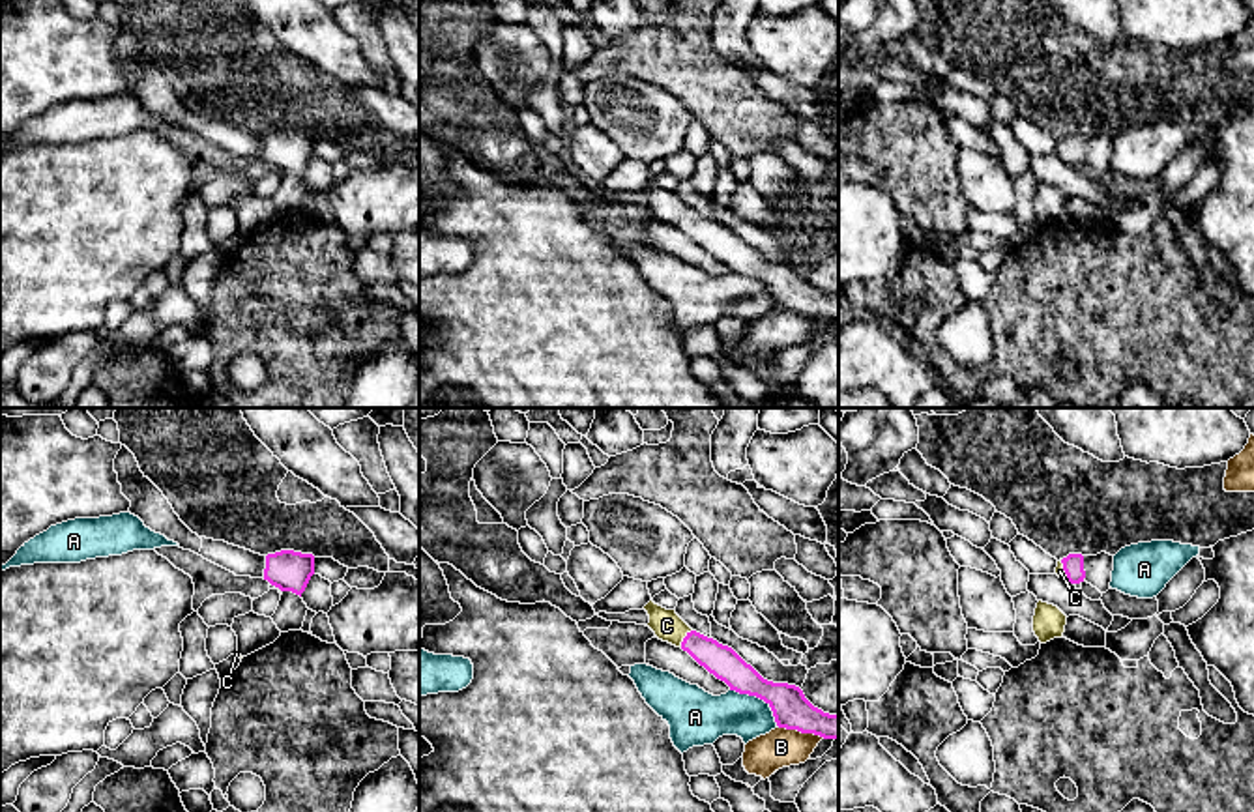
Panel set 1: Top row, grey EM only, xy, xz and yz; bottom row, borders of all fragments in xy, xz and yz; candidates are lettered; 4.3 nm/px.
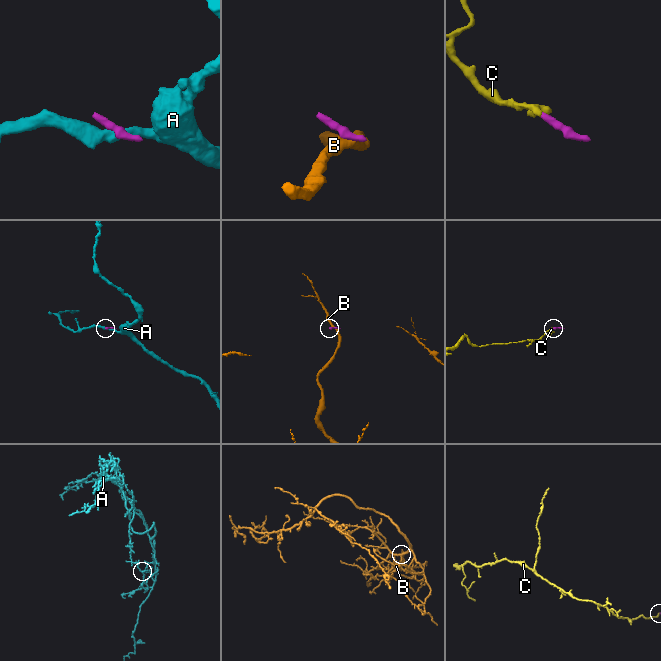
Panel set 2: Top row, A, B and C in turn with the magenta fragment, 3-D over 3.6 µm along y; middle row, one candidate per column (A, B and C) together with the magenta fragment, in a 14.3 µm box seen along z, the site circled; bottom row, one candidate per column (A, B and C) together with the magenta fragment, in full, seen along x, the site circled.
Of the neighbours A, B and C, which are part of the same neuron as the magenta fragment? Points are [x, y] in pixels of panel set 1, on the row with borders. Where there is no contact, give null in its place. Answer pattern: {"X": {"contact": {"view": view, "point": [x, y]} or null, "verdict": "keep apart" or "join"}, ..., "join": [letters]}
{"A": {"contact": {"view": "xz", "point": [760, 698]}, "verdict": "keep apart"}, "B": {"contact": {"view": "xz", "point": [801, 732]}, "verdict": "keep apart"}, "C": {"contact": {"view": "xz", "point": [684, 638]}, "verdict": "join"}, "join": ["C"]}

